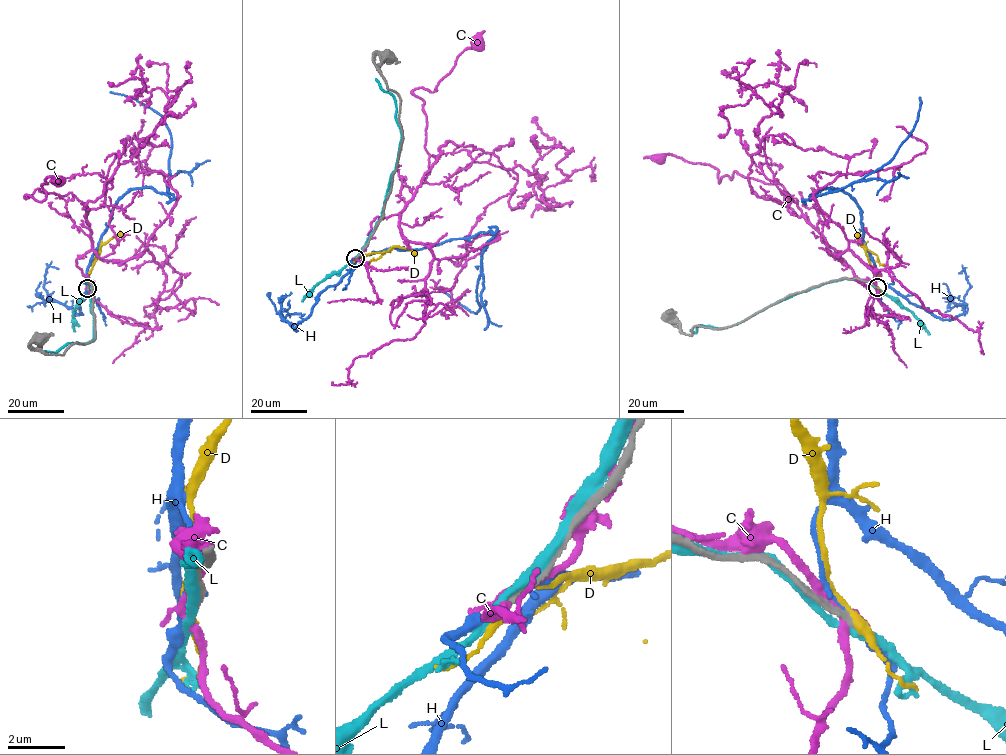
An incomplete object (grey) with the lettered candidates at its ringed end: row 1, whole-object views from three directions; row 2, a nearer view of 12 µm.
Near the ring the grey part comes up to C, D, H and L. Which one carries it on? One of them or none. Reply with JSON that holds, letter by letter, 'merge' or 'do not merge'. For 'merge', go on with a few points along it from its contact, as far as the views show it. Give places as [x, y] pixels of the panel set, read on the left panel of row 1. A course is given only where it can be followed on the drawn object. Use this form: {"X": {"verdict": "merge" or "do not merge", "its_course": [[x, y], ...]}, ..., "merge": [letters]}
{"C": {"verdict": "do not merge"}, "D": {"verdict": "do not merge"}, "H": {"verdict": "do not merge"}, "L": {"verdict": "do not merge"}, "merge": []}

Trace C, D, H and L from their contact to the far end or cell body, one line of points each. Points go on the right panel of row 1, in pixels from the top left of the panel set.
C: (874, 286), (856, 276), (777, 182), (735, 171), (718, 183), (708, 164), (658, 157)
D: (877, 287), (866, 251), (858, 242), (858, 235)
H: (877, 287), (861, 210), (853, 199), (829, 188), (809, 198), (880, 169), (913, 129), (920, 98)
L: (877, 288), (867, 281), (832, 280), (778, 300), (731, 326), (719, 328), (699, 324), (695, 332), (690, 329)

